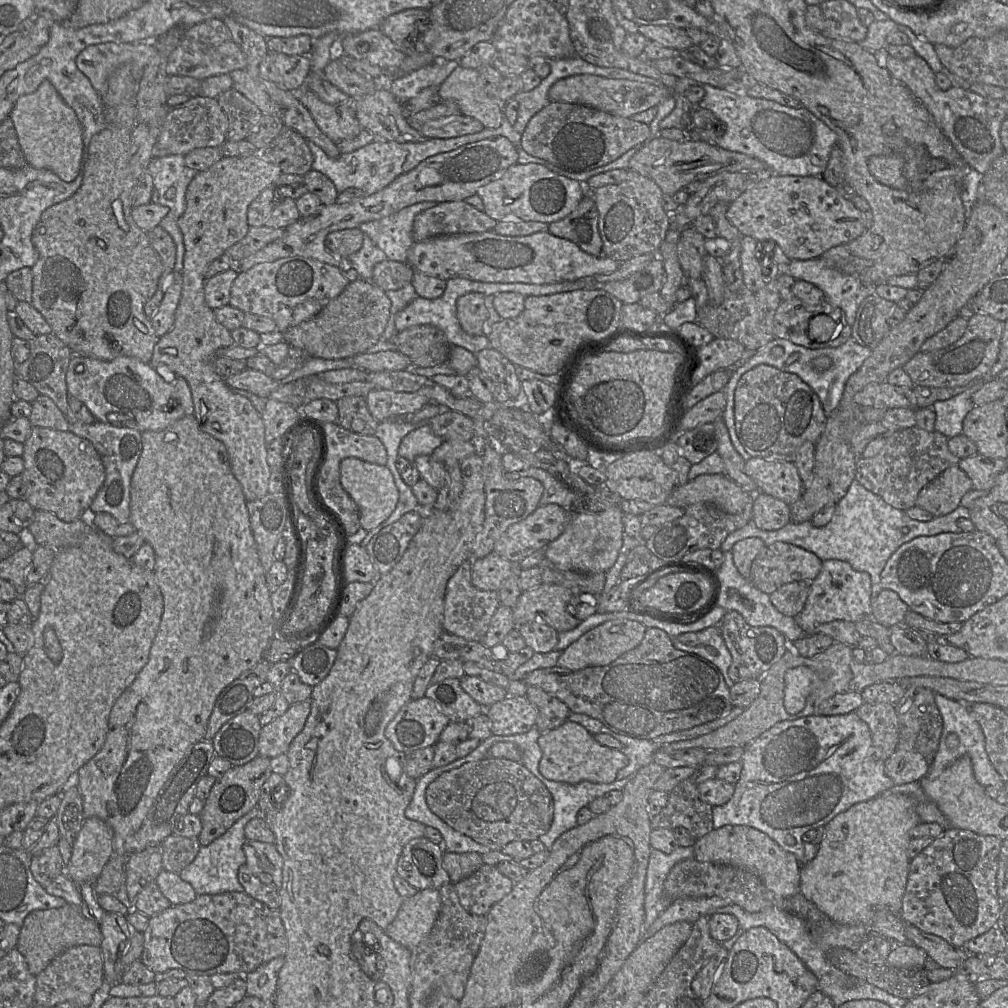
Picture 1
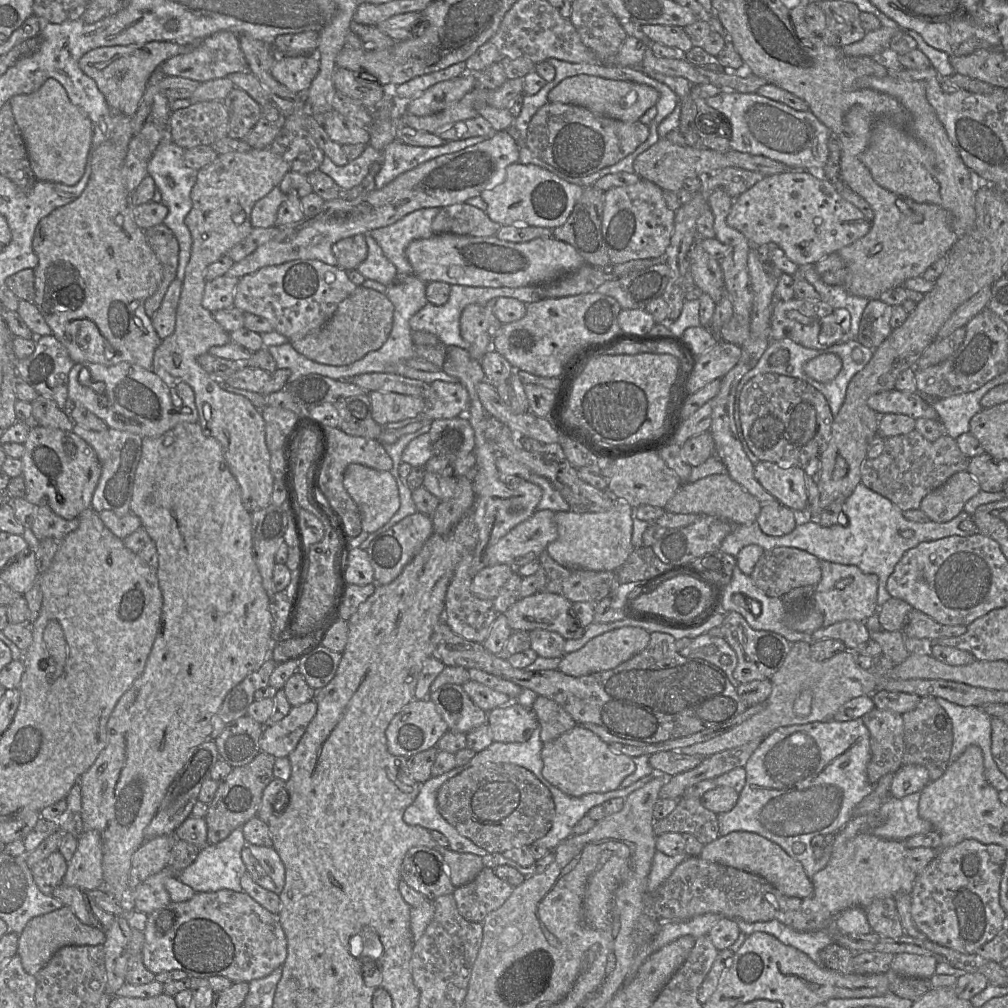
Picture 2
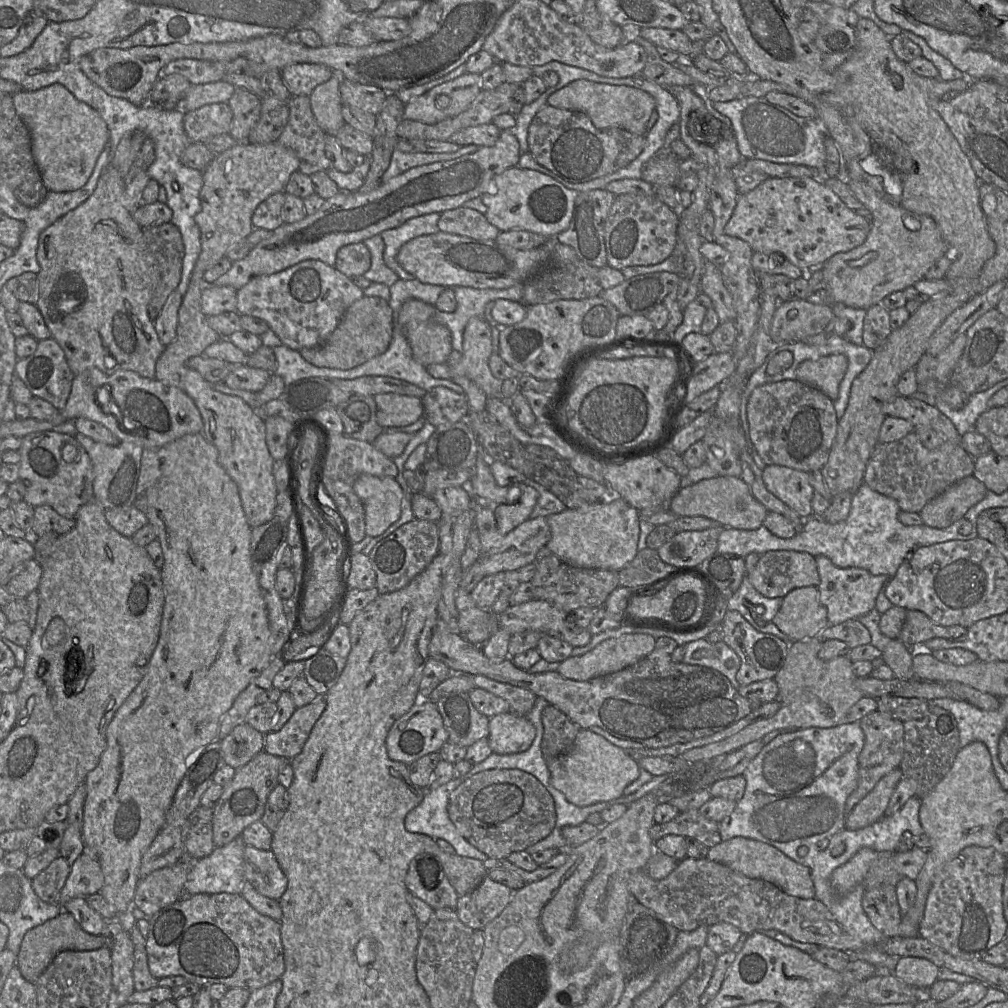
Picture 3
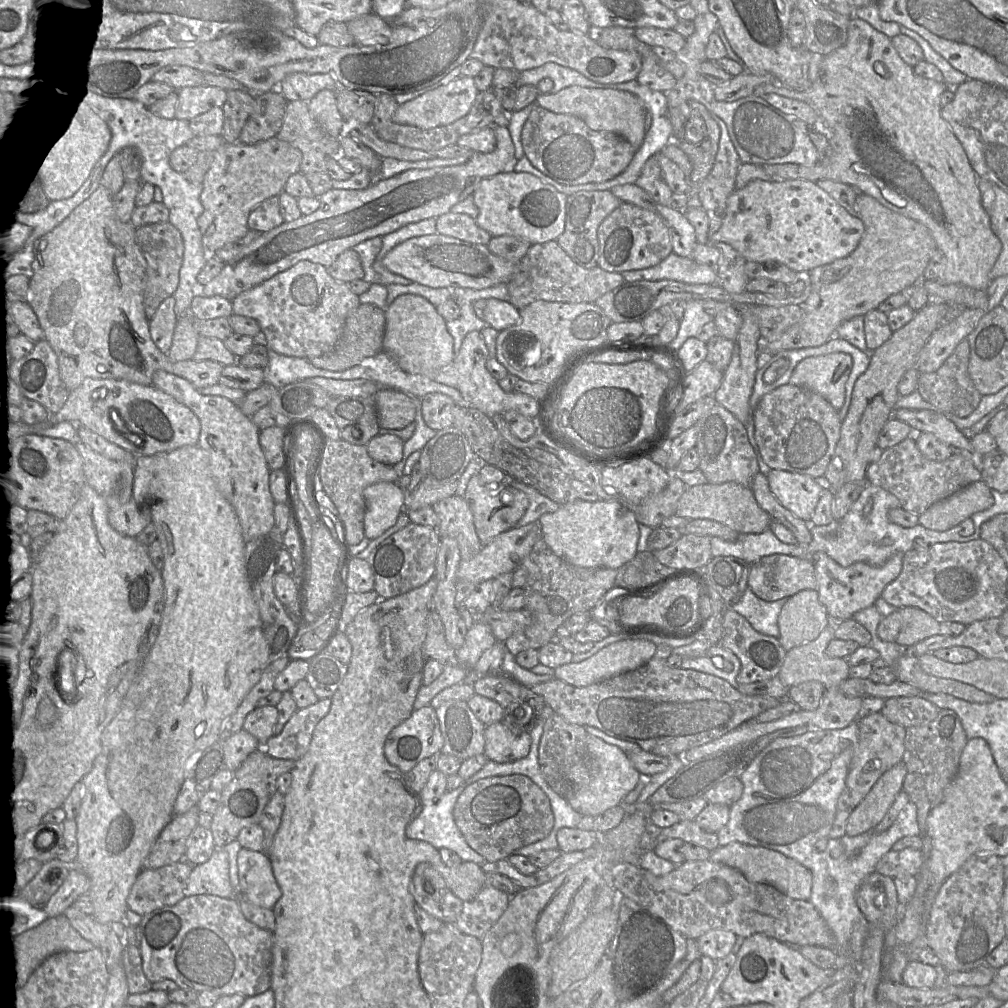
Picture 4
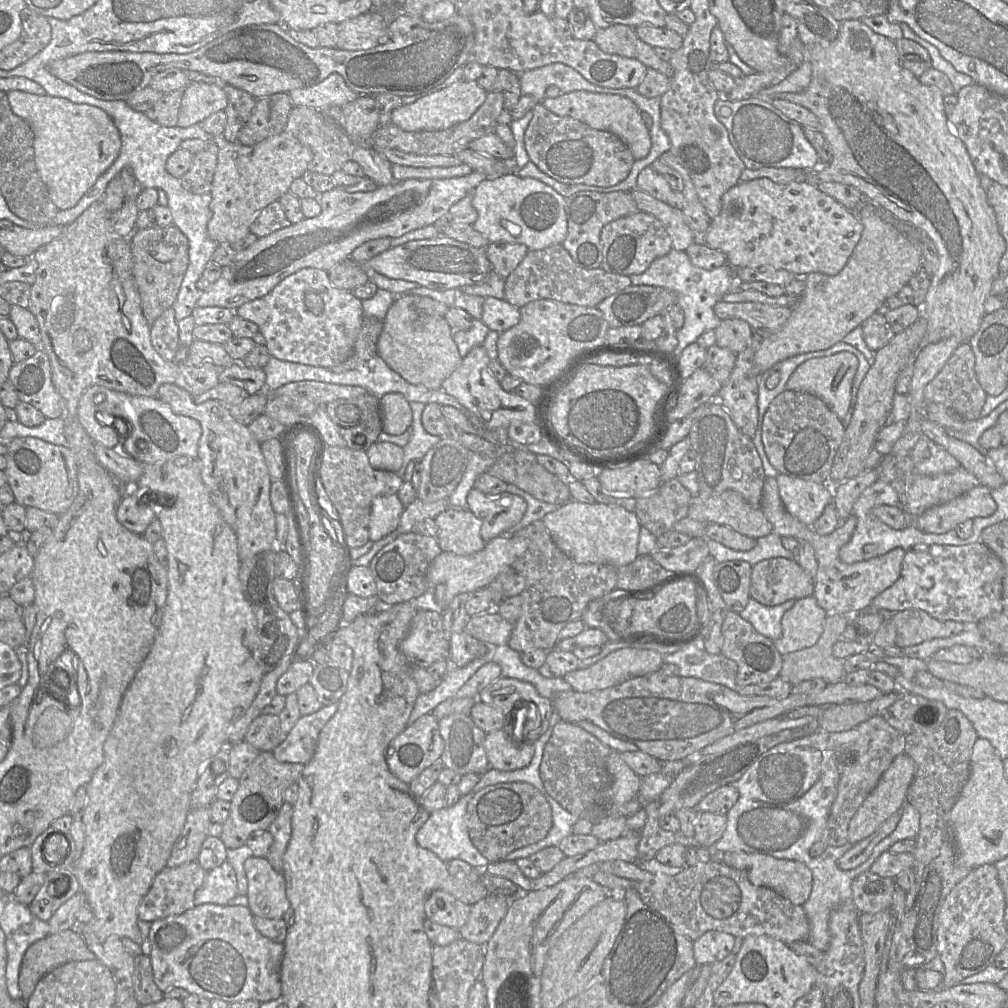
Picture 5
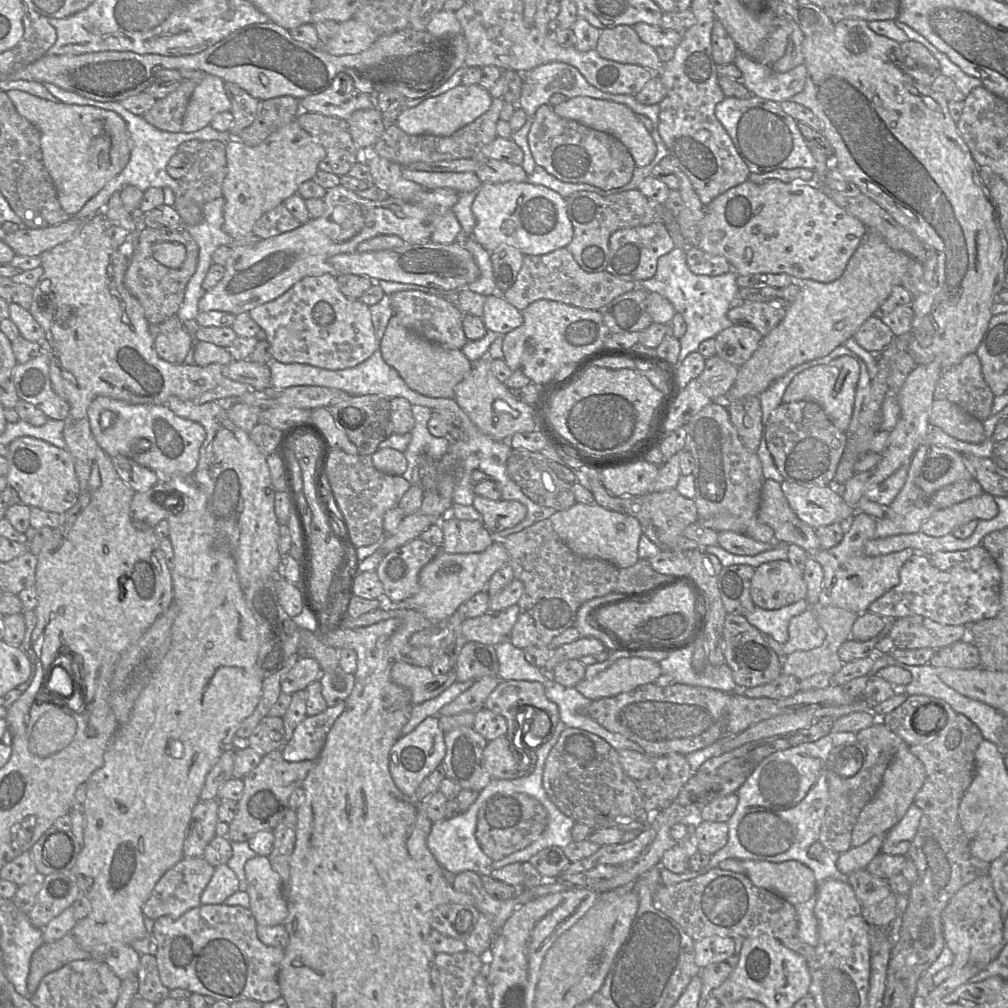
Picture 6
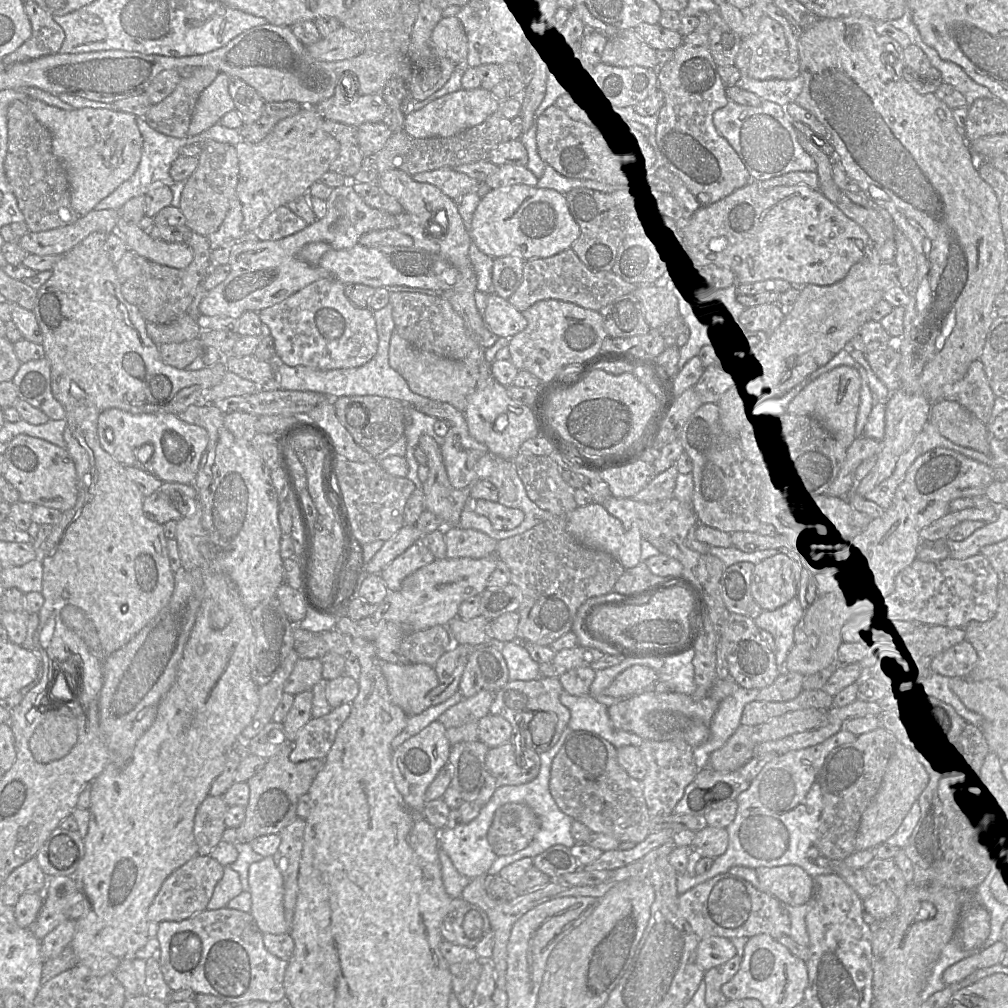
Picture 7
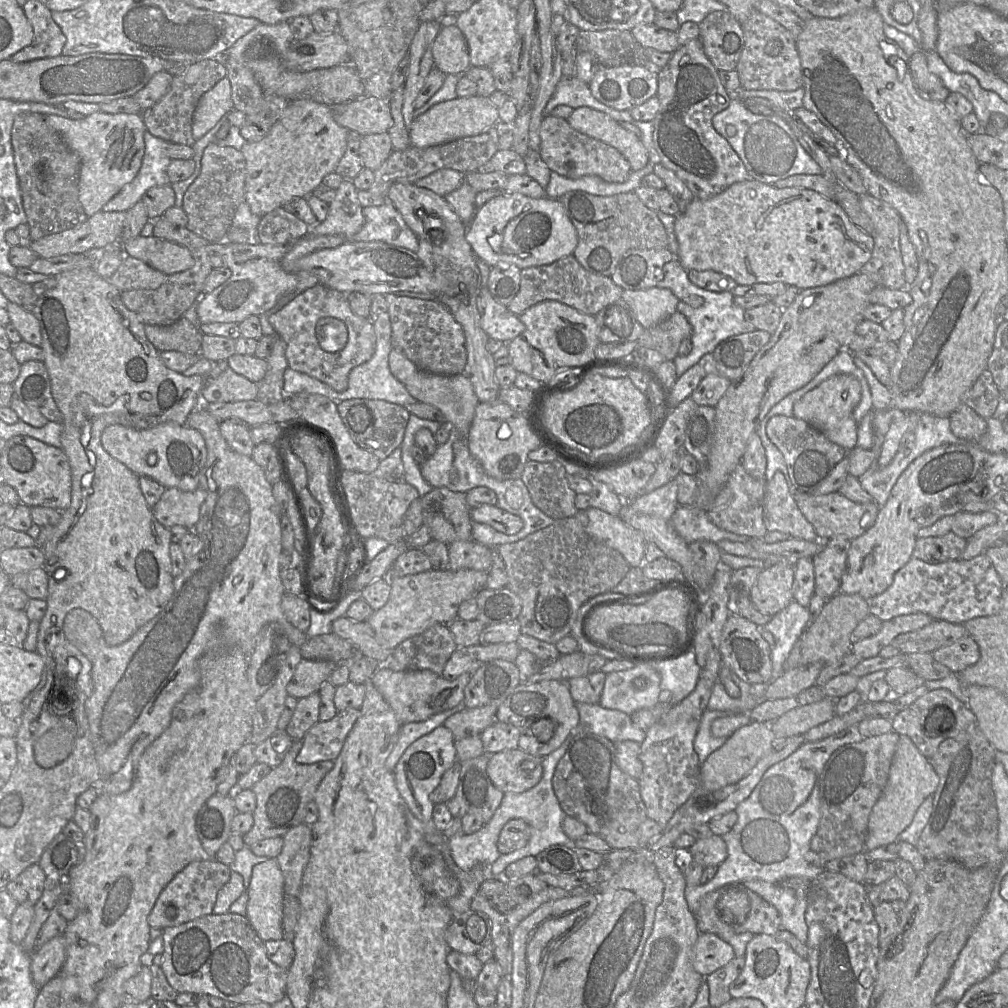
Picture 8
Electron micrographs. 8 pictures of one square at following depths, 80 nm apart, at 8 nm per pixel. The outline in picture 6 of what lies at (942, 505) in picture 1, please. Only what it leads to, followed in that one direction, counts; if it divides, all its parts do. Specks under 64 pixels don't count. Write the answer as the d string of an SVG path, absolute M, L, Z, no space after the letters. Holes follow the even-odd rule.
M982 494L936 510L921 525L920 531L928 536L942 537L971 520L990 520L998 514L998 505L994 496Z

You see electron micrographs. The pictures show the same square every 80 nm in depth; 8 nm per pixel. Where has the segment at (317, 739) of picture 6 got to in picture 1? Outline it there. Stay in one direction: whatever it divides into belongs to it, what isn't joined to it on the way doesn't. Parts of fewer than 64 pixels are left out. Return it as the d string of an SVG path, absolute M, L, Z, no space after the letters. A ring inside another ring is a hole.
M309 699L290 705L283 715L263 725L259 733L259 755L273 758L286 754L293 739L302 731L310 711Z

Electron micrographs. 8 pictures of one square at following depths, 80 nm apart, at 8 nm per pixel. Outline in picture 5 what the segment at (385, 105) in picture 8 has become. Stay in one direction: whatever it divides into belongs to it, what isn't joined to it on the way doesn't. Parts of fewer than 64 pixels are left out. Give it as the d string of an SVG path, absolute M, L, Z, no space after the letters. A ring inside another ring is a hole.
M332 73L319 84L288 93L294 106L307 106L320 111L332 106L342 107L359 97L359 94L351 90L338 73Z

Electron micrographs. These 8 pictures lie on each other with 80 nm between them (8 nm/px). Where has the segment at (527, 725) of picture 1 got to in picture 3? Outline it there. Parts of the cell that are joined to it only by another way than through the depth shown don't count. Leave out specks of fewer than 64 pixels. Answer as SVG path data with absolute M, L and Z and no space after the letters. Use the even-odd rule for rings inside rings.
M507 712L489 719L488 742L496 754L516 754L528 750L535 734L535 727L527 717Z

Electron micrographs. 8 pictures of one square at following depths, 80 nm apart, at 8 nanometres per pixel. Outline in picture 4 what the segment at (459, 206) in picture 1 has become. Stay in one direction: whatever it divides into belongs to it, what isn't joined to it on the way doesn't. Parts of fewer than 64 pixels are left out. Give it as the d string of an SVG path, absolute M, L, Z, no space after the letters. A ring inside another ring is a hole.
M453 212L441 216L439 234L483 245L488 245L493 238L477 224L476 219L464 213Z

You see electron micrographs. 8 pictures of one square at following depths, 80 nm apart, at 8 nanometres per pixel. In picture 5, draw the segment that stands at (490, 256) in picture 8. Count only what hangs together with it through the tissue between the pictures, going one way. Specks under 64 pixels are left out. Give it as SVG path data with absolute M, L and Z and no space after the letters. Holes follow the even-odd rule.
M517 172L486 178L475 188L472 204L478 213L473 226L490 243L519 243L540 250L562 244L567 236L565 197L535 178L520 177Z

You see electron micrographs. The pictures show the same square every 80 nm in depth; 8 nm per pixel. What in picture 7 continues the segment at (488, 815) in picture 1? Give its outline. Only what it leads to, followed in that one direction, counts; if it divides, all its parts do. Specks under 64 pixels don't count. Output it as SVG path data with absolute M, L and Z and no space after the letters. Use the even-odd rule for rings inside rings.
M507 803L494 814L487 839L497 857L526 848L540 829L540 821L527 805Z

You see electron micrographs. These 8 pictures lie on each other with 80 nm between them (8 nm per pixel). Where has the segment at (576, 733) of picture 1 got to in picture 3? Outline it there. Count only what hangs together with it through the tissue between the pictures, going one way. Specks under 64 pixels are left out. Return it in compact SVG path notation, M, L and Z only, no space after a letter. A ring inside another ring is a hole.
M581 729L570 750L547 761L551 784L578 807L611 801L623 795L624 789L640 775L640 767L624 749L611 744L588 729Z

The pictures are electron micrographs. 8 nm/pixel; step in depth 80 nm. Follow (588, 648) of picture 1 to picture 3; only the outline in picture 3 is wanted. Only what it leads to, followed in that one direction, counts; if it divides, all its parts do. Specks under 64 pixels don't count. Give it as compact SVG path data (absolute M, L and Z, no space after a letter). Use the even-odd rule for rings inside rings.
M627 633L618 637L609 638L600 642L594 649L580 656L570 656L562 661L557 668L563 677L588 681L593 678L605 676L629 667L650 654L655 648L655 638L644 633Z

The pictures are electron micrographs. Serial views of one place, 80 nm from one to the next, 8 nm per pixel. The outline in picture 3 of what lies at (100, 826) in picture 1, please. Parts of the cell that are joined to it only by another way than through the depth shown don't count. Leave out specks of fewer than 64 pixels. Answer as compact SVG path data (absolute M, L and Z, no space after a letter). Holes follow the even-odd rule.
M84 846L83 853L71 865L69 876L60 893L58 904L63 906L67 901L88 897L100 892L104 884L104 875L100 863L92 851Z

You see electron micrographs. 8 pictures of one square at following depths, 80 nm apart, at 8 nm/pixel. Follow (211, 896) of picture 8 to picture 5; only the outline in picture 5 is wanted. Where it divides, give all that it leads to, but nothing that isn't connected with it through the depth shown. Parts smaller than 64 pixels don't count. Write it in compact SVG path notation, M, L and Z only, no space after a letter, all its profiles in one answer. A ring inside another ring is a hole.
M193 861L177 867L167 865L155 878L138 907L140 920L154 922L180 915L194 908L195 893L202 886L207 871Z

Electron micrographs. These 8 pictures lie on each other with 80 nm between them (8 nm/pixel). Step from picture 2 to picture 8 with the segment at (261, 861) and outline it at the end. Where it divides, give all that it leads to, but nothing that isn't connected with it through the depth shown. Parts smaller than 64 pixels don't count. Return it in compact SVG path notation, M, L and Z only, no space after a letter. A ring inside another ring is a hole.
M274 858L255 865L248 887L246 917L264 941L283 939L284 877Z

